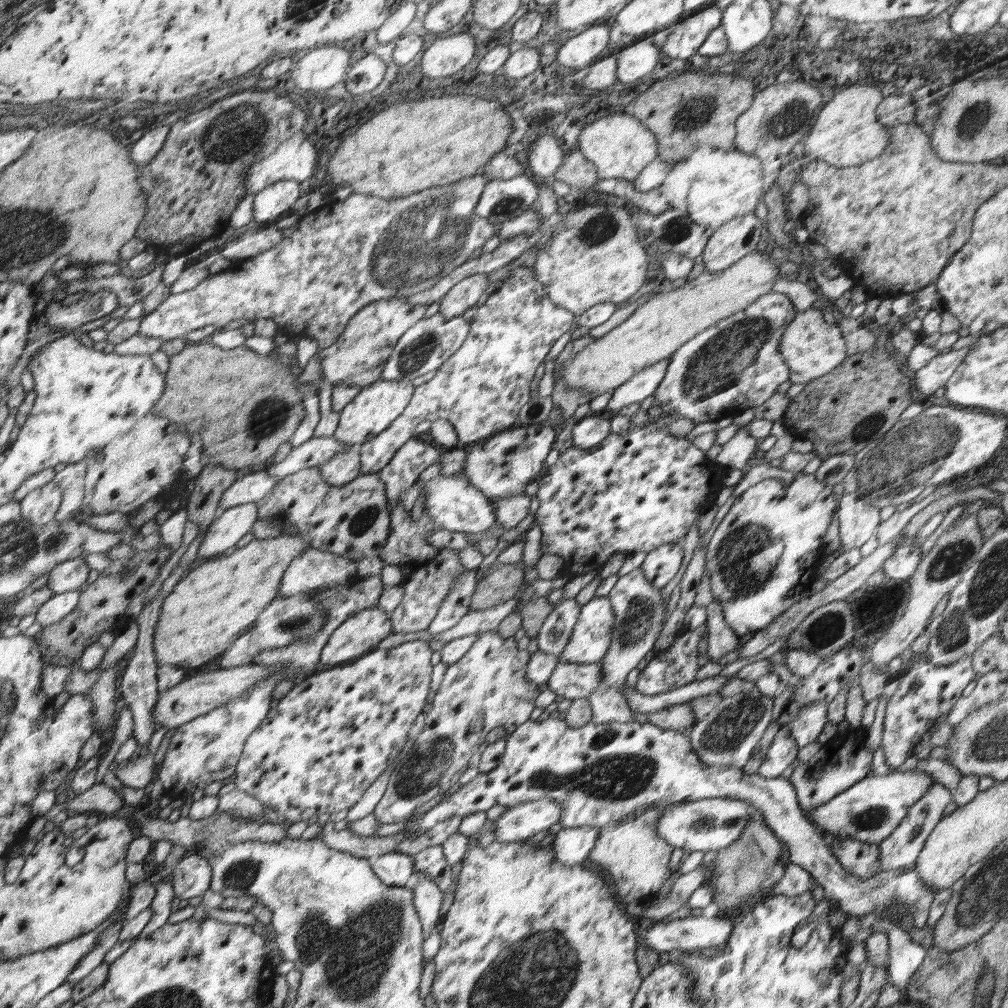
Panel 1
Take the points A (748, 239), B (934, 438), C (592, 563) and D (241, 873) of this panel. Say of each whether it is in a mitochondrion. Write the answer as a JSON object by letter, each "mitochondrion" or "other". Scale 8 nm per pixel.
{"A":"other","B":"mitochondrion","C":"other","D":"mitochondrion"}

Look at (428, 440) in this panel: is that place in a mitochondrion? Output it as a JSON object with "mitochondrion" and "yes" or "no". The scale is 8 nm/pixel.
{"mitochondrion":"no"}

